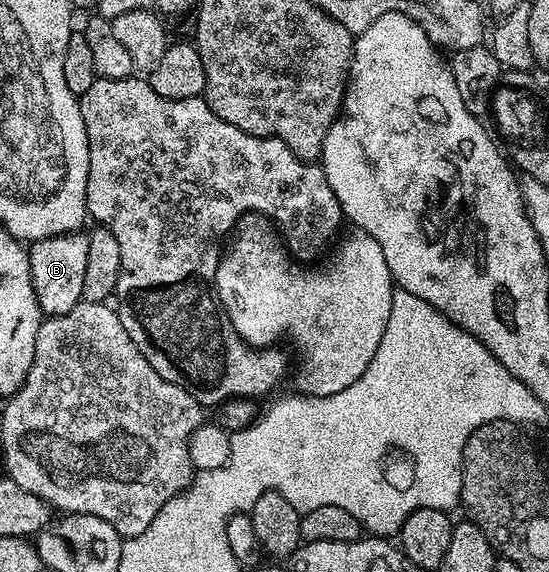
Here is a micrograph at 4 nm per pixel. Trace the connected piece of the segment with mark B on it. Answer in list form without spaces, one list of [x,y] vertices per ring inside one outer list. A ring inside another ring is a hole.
[[[82,232],[57,234],[28,246],[28,268],[38,307],[43,315],[53,316],[72,312],[83,301],[84,272],[88,268],[88,240]]]

